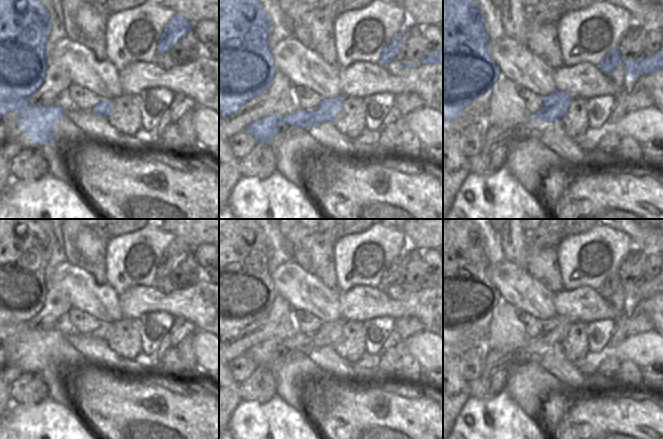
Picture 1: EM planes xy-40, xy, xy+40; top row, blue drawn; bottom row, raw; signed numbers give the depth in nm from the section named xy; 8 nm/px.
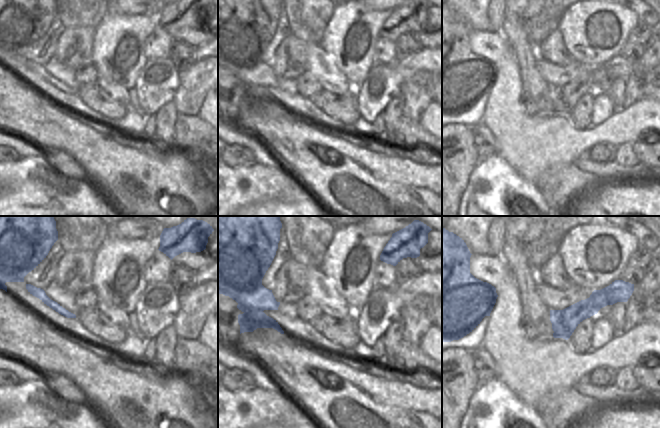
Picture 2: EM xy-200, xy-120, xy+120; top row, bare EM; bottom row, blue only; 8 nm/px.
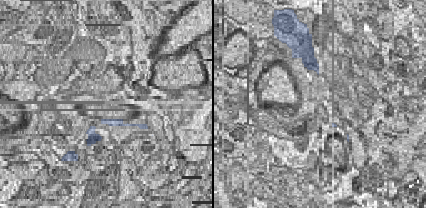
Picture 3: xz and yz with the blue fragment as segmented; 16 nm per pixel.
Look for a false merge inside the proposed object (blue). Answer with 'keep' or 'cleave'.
keep

